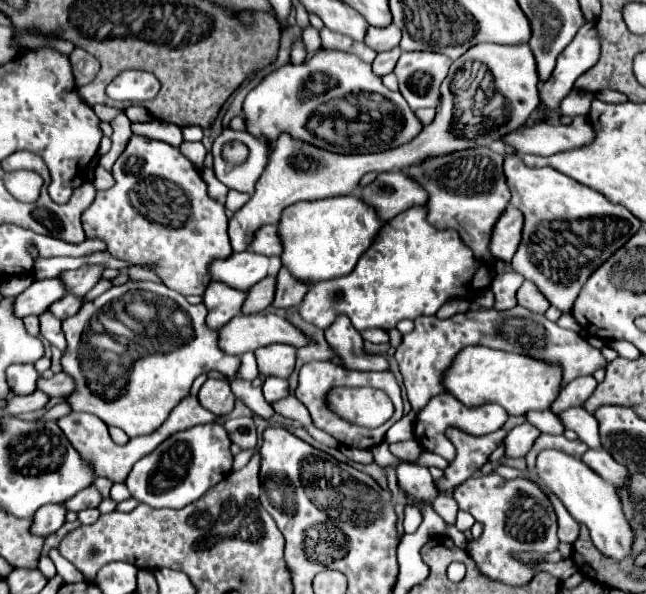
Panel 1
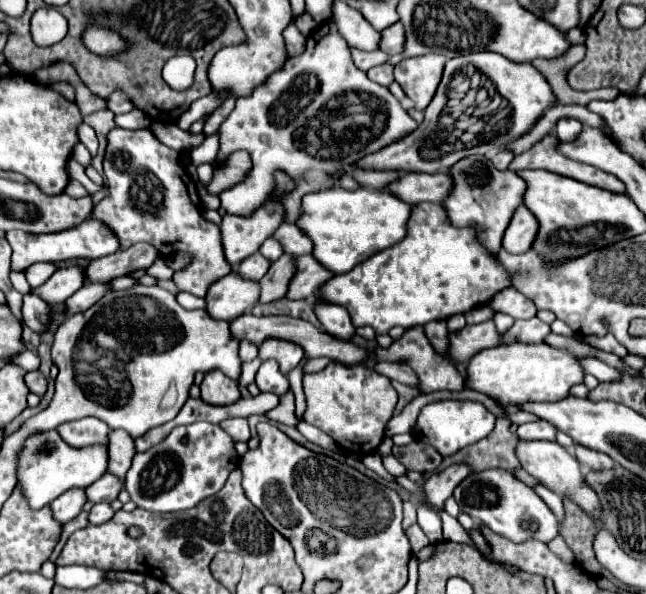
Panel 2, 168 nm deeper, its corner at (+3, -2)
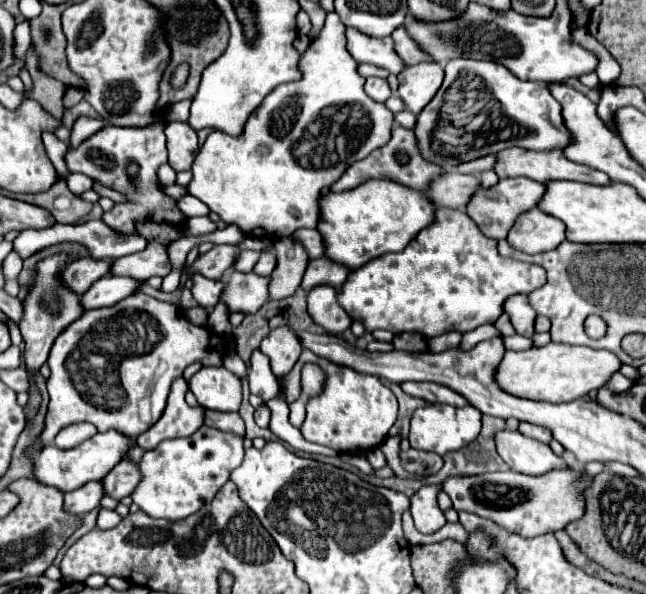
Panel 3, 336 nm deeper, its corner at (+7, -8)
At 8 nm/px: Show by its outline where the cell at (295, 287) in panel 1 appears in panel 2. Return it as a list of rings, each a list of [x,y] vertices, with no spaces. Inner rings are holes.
[[[311,254],[297,258],[297,272],[289,282],[289,292],[285,298],[289,300],[311,300],[321,284],[325,284],[333,272],[325,270]]]

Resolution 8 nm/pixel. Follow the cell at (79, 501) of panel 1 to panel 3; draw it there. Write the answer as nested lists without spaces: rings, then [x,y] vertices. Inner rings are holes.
[[[129,458],[121,460],[105,478],[105,494],[113,496],[117,500],[121,500],[123,496],[129,496],[135,486],[141,482],[141,470],[139,470],[139,462],[133,462]]]

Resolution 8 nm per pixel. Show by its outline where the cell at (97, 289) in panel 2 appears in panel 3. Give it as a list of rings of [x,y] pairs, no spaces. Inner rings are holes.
[[[107,274],[105,278],[97,280],[85,294],[83,294],[83,306],[85,310],[91,308],[101,308],[101,306],[115,306],[117,302],[133,296],[135,292],[139,292],[143,280],[135,280],[135,278],[121,278],[121,276],[113,276]]]

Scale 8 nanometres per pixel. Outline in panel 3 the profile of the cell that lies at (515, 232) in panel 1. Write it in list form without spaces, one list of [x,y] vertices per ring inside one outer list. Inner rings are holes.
[[[529,210],[517,218],[507,236],[509,244],[525,254],[549,252],[565,240],[565,224],[543,210]]]

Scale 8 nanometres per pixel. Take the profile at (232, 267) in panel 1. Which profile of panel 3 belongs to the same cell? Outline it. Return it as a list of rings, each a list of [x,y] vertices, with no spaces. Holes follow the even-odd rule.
[[[261,252],[259,256],[259,262],[255,264],[253,272],[259,274],[259,276],[269,276],[273,270],[275,270],[275,254],[273,252]]]

